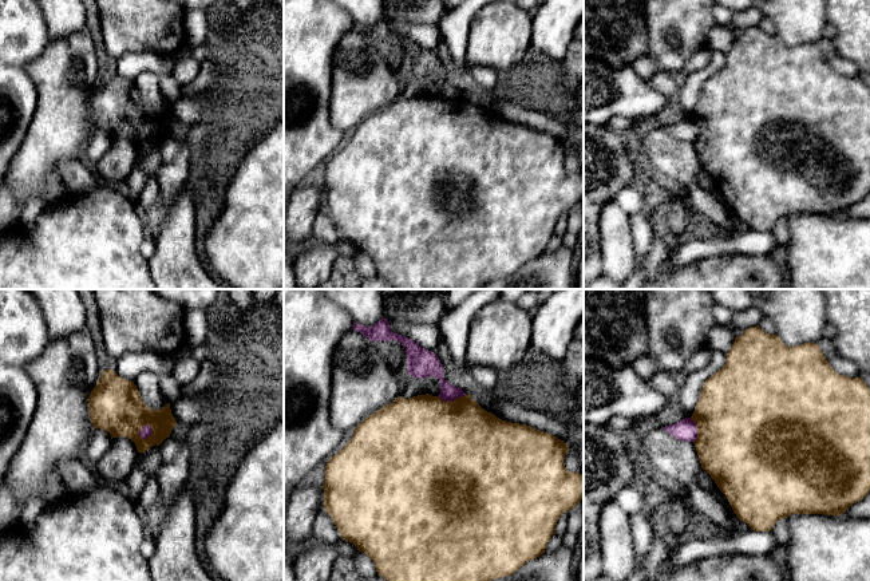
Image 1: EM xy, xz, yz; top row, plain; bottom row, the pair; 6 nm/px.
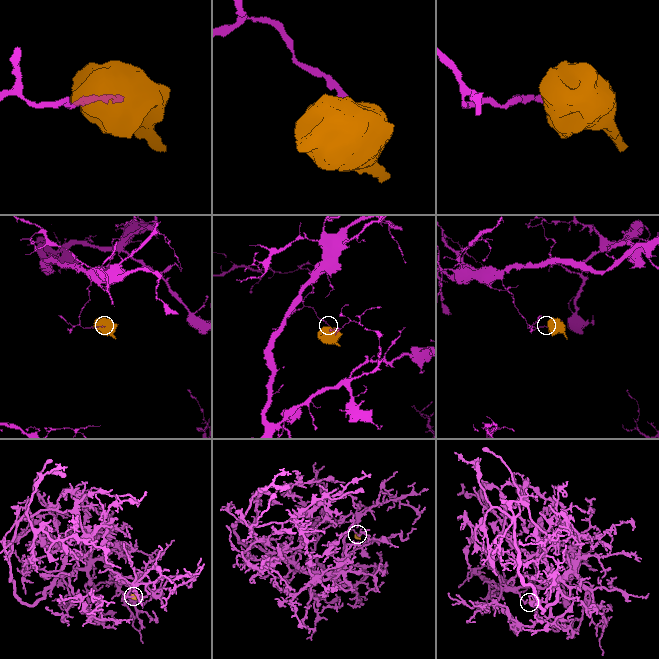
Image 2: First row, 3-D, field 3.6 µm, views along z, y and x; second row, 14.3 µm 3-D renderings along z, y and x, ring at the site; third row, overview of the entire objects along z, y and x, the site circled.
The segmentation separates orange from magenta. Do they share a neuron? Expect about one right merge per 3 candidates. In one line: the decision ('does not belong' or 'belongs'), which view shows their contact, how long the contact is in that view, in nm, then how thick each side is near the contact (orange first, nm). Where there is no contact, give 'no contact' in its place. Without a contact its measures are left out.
does not belong; contact in xy; length 110 nm; calibres 320 and 70 nm

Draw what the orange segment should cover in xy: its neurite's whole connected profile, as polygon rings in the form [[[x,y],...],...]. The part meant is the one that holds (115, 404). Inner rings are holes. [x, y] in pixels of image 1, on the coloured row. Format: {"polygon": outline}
{"polygon": [[[111,368],[102,372],[87,402],[94,430],[108,431],[111,439],[127,436],[138,452],[159,446],[177,426],[170,403],[161,410],[151,410],[143,403],[134,382],[118,376]],[[146,424],[153,432],[143,439],[139,432]]]}

